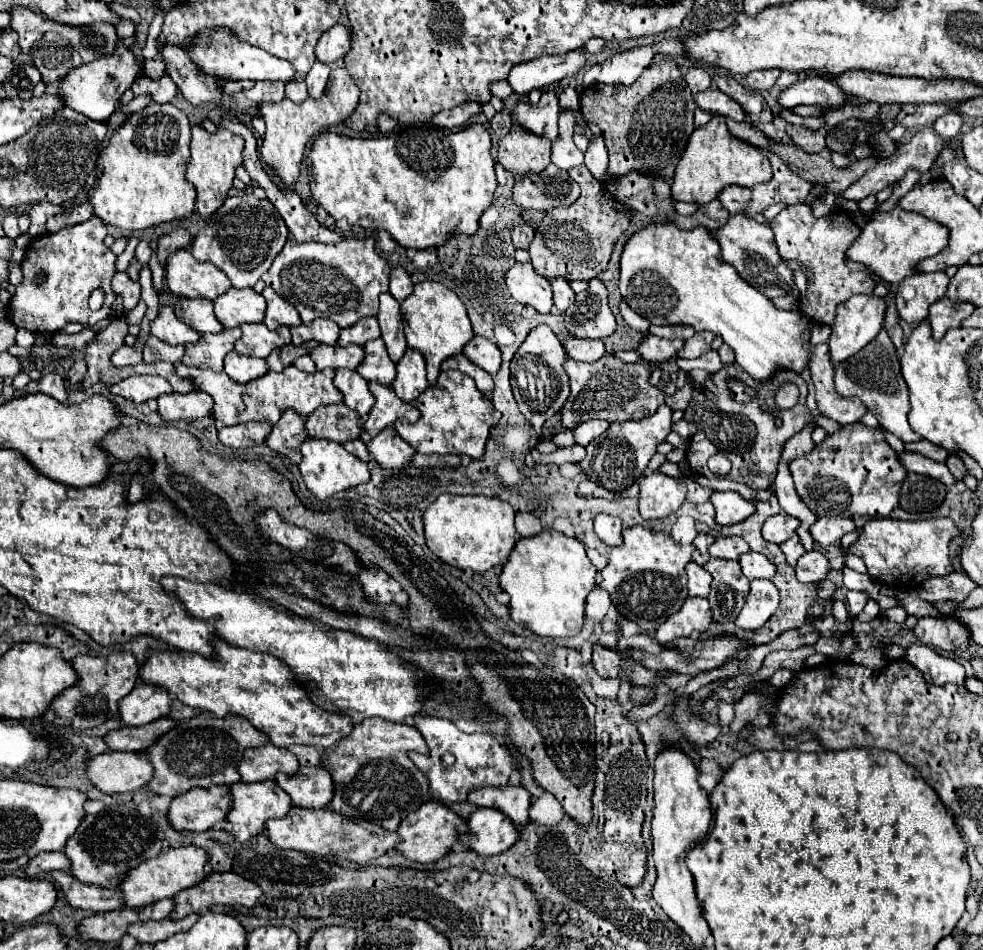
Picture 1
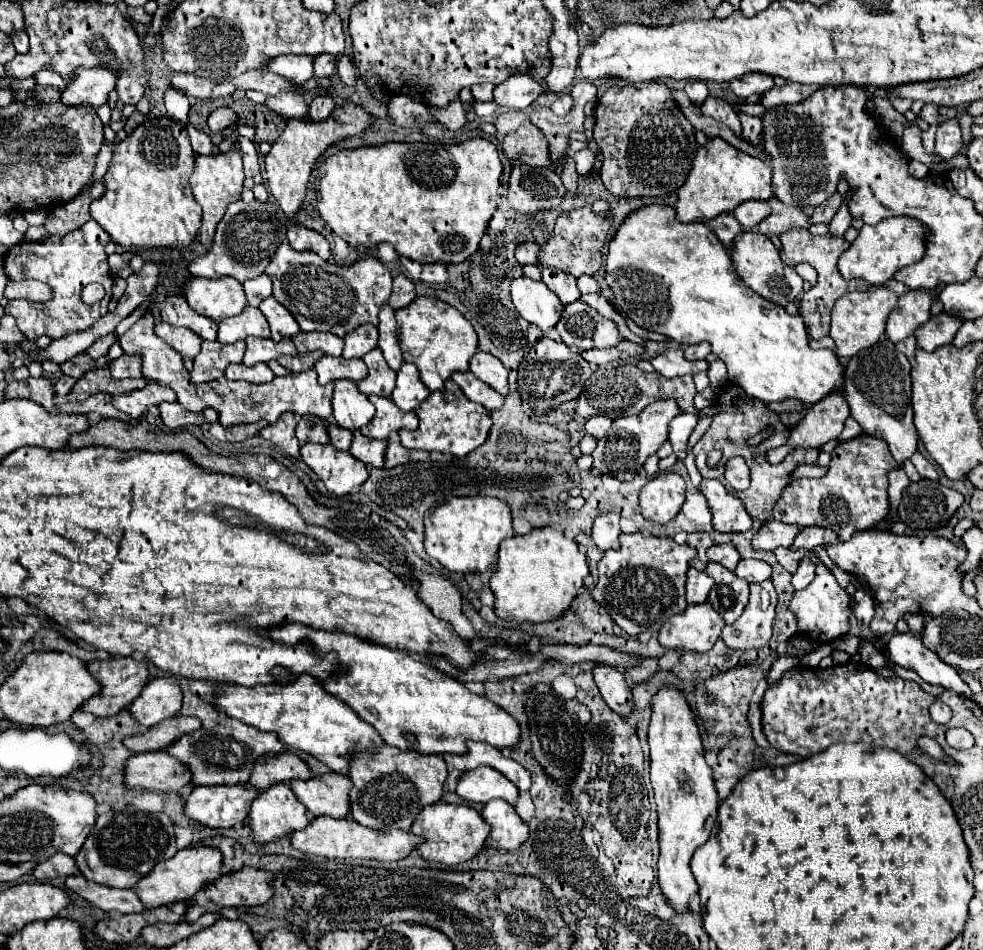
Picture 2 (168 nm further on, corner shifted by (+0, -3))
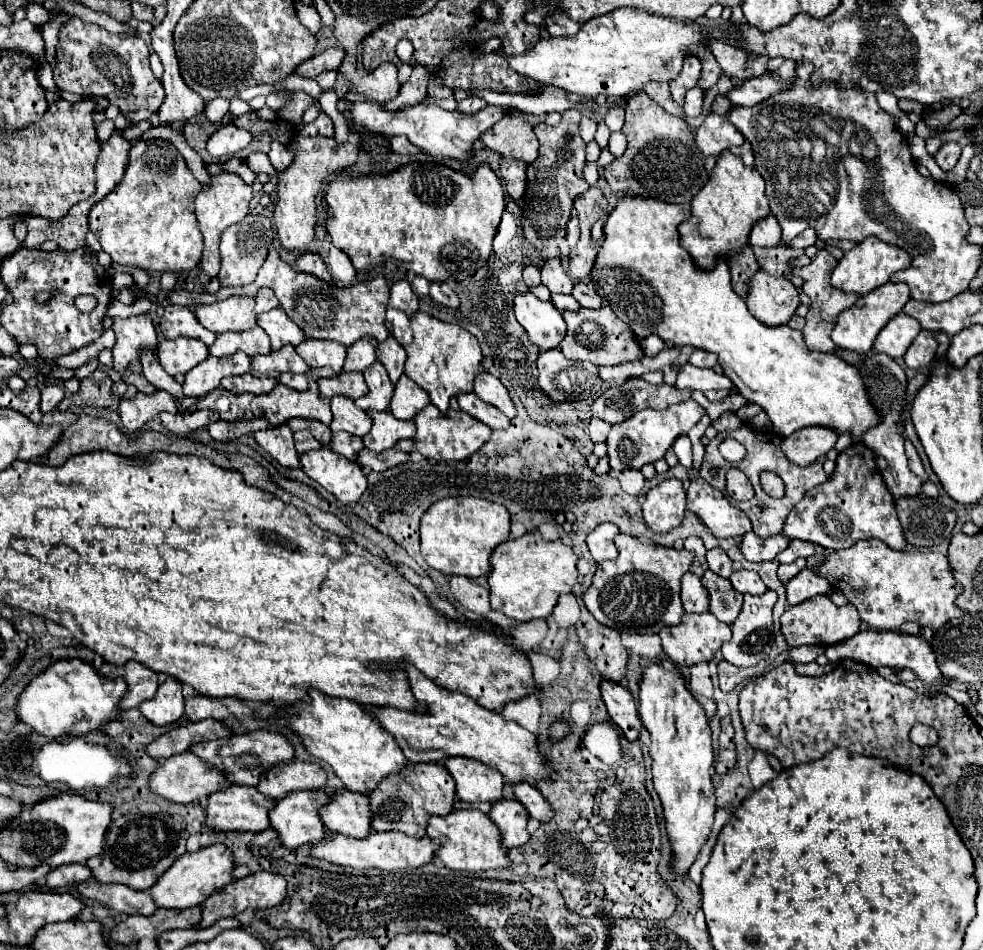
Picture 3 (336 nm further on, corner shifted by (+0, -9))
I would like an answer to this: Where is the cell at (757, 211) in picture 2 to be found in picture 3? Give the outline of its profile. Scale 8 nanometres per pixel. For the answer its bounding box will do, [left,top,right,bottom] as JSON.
[749,214,781,246]

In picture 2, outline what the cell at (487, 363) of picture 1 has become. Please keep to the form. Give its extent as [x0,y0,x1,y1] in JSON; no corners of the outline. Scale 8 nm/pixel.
[471,350,509,396]

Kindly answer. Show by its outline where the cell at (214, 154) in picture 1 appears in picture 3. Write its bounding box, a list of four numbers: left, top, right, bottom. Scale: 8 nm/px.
[195,172,253,278]

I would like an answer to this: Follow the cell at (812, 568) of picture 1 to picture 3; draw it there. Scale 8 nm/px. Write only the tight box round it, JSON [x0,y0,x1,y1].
[785,568,831,606]

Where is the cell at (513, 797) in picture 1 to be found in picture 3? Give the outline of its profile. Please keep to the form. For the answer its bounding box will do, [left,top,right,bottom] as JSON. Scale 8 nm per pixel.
[445,758,505,802]

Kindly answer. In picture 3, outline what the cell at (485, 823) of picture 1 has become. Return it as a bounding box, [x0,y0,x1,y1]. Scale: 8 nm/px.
[489,800,529,850]

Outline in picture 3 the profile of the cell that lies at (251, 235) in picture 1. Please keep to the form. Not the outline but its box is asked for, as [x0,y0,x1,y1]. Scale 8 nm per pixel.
[217,214,277,286]

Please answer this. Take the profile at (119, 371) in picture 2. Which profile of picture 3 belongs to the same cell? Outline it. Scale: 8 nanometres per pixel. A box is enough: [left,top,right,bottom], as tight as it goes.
[113,382,137,398]

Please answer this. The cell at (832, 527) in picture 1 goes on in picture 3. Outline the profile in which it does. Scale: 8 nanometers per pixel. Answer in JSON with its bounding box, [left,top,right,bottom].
[777,540,825,564]

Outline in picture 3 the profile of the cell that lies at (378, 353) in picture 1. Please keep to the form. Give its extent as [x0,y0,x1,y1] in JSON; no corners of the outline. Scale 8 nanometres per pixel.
[355,360,395,410]

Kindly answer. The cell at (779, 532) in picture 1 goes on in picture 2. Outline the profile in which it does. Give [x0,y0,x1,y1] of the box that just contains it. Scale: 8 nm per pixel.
[751,520,799,550]

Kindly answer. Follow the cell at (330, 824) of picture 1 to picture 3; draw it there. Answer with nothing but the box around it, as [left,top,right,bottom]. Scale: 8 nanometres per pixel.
[311,832,439,870]

